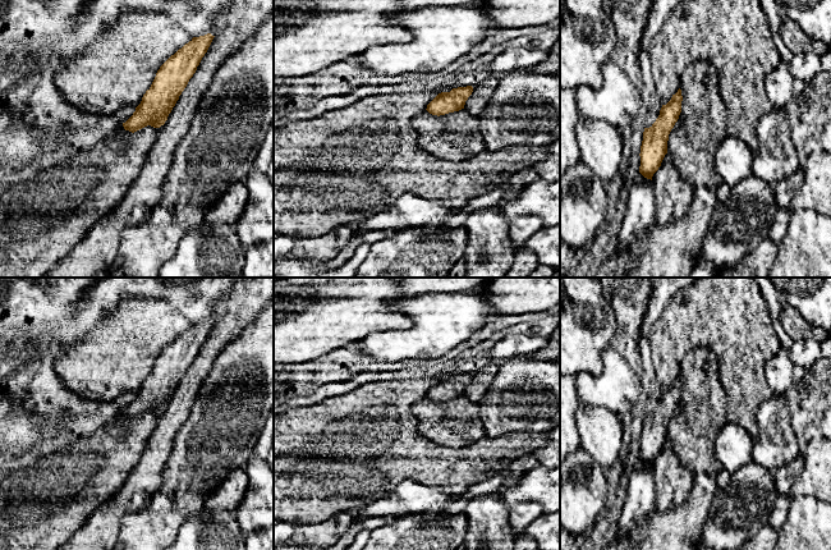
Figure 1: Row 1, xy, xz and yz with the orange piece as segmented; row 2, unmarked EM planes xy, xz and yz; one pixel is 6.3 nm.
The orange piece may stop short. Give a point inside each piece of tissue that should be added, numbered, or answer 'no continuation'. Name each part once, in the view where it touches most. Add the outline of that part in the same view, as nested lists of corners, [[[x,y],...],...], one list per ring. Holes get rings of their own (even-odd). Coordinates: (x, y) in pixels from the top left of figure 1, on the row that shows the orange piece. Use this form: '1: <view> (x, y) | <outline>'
no continuation

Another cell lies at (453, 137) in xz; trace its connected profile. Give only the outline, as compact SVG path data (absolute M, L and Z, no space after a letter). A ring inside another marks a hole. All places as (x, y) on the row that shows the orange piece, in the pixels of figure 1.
M464 109L445 115L432 115L427 110L412 120L418 146L450 162L470 159L486 150L478 116Z

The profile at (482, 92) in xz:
M492 75L486 77L473 86L473 92L464 105L464 110L470 115L478 116L490 104L492 95L499 84L499 81Z

